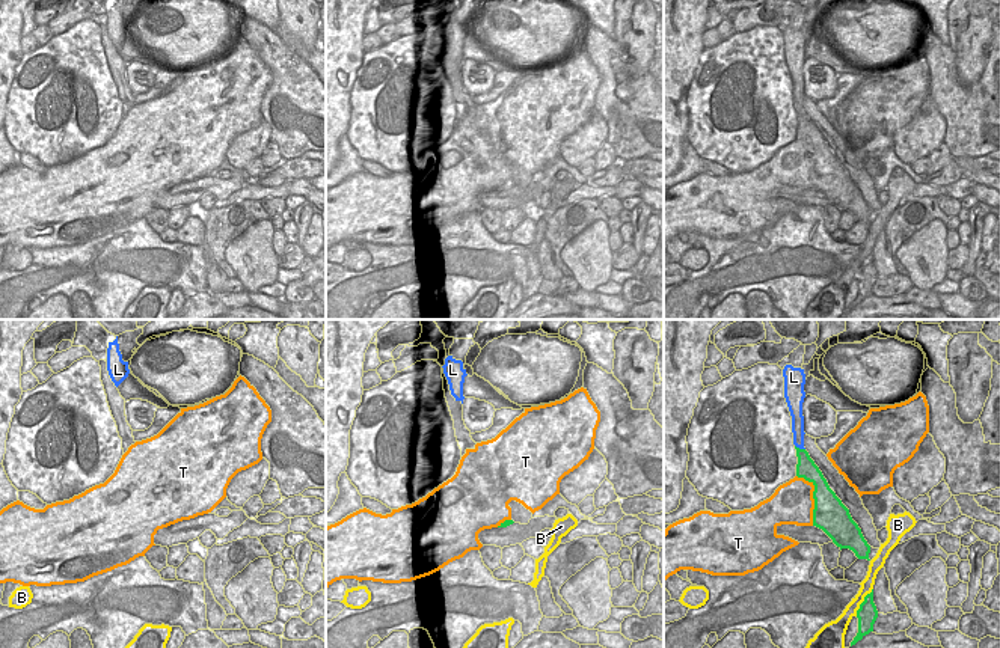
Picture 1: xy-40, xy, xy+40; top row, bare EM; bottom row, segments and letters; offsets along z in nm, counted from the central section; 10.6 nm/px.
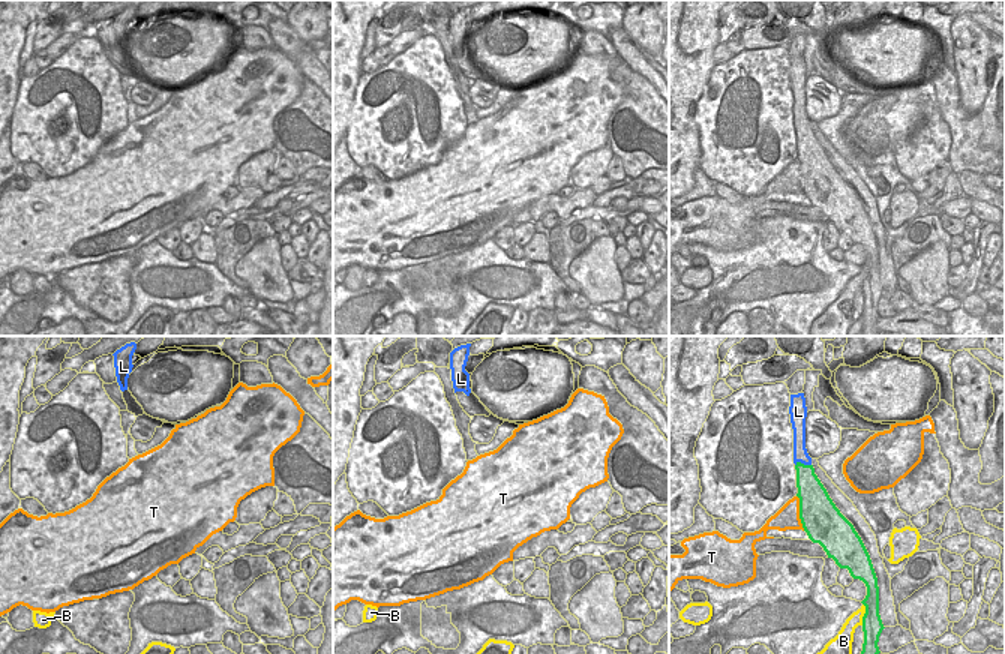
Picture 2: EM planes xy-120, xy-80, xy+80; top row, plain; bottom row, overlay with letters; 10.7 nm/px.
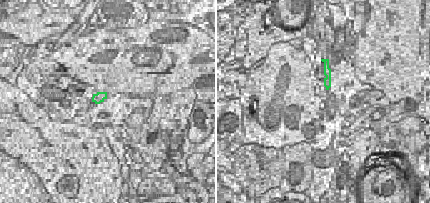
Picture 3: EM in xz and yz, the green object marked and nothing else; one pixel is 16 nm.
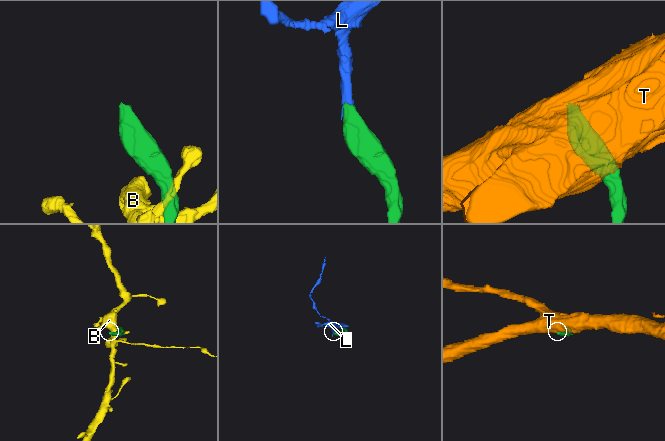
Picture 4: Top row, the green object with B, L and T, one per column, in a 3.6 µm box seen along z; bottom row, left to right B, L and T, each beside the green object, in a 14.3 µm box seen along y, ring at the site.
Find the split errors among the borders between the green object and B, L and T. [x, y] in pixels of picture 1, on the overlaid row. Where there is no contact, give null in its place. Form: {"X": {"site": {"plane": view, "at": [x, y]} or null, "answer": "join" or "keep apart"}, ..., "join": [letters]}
{"B": {"site": {"plane": "xy+40", "at": [863, 602]}, "answer": "keep apart"}, "L": {"site": {"plane": "xy+40", "at": [798, 448]}, "answer": "join"}, "T": {"site": {"plane": "xy+40", "at": [813, 498]}, "answer": "keep apart"}, "join": ["L"]}

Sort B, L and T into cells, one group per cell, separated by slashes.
B / L / T

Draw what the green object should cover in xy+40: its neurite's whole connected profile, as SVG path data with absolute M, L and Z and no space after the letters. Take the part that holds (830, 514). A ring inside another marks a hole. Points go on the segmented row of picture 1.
M786 365L783 369L783 377L784 398L792 416L793 445L798 457L796 476L804 478L814 485L813 526L822 529L840 550L849 549L855 553L858 559L870 561L870 546L864 539L861 529L852 520L849 509L830 488L822 472L804 448L804 369Z

